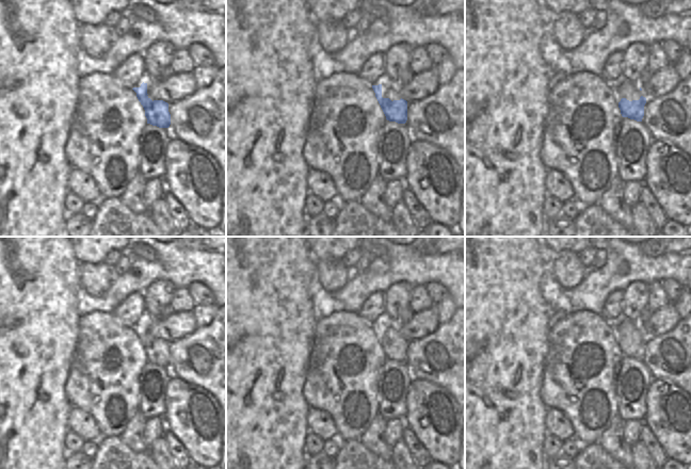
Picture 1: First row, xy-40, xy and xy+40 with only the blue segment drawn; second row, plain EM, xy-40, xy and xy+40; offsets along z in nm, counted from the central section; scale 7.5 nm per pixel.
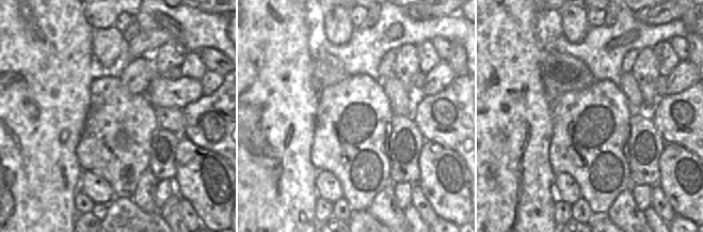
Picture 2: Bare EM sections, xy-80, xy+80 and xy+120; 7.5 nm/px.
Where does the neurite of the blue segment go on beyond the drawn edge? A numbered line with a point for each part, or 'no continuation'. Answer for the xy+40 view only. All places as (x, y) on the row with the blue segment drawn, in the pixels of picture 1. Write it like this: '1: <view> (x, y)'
1: xy+40 (623, 89).

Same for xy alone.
1: xy (389, 91).

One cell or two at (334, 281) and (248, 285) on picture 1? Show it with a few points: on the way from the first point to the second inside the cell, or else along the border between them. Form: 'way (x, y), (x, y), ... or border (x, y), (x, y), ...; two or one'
border (315, 260), (317, 273); two

